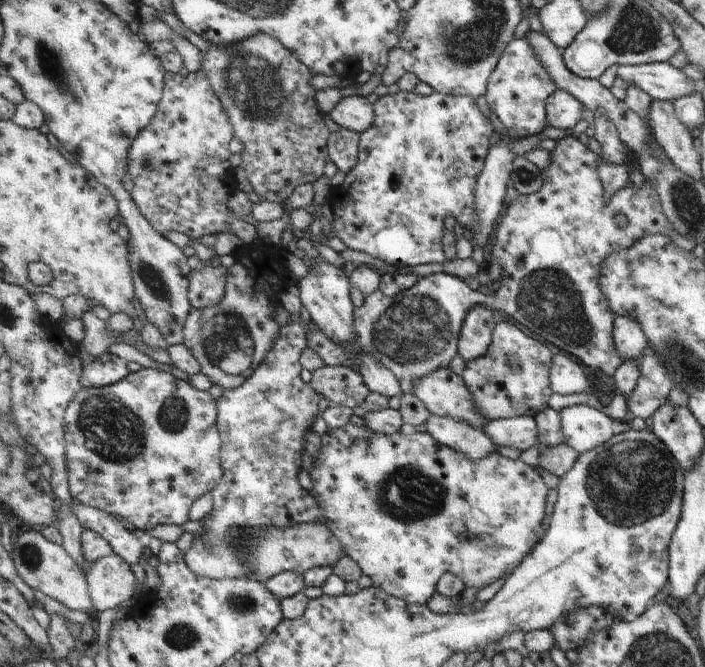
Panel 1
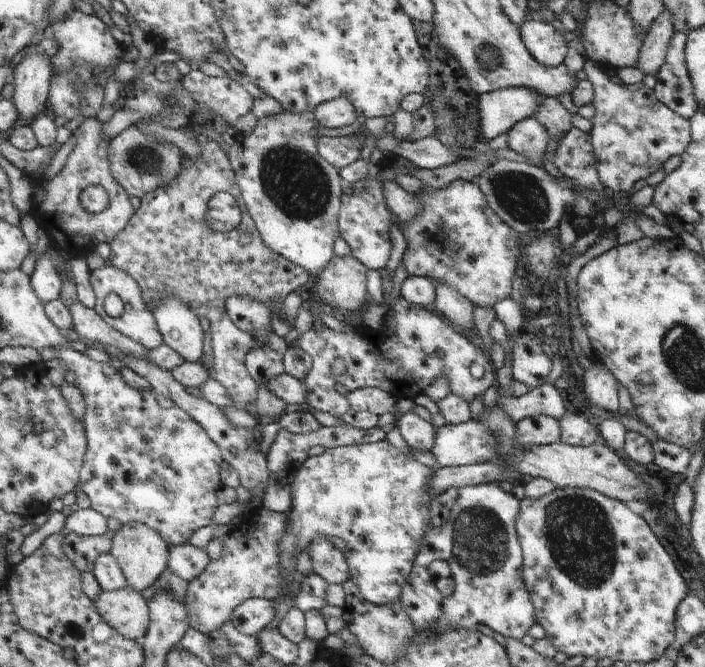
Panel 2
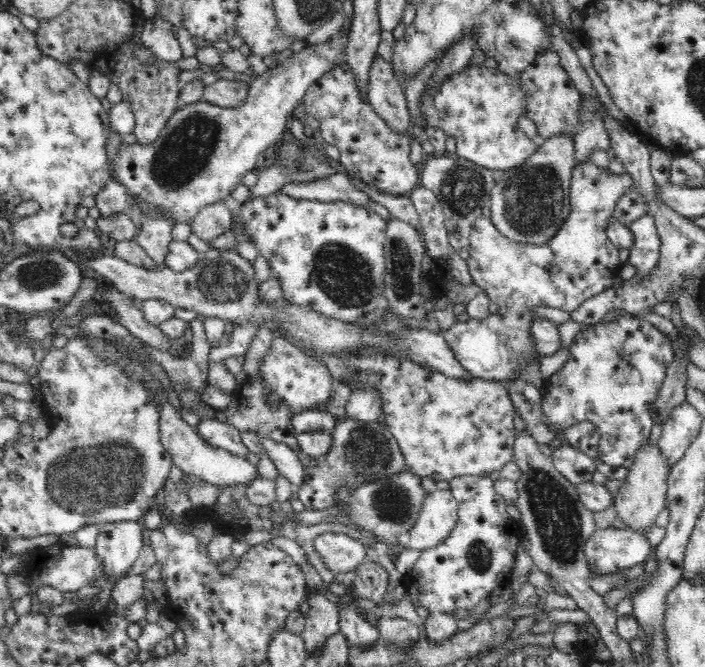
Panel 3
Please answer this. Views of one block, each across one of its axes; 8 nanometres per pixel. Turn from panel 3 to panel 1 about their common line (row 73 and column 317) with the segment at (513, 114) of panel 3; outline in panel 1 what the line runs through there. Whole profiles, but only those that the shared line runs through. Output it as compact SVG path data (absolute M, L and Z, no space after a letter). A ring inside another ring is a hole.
M349 424L341 430L327 430L327 434L323 434L323 446L325 448L321 452L321 458L313 466L313 472L311 472L311 478L315 482L315 490L311 494L321 502L325 516L327 516L327 526L333 530L333 534L337 534L337 538L341 538L341 544L347 546L347 556L355 558L361 564L363 572L373 580L375 588L381 588L387 594L401 598L409 604L427 606L433 600L433 596L439 592L437 586L445 574L459 576L469 588L483 588L483 586L503 578L505 574L515 570L525 556L531 554L531 550L539 544L541 536L545 534L545 526L547 526L545 502L547 502L549 490L541 482L537 468L523 464L521 460L509 460L509 458L501 456L499 452L493 452L481 460L473 460L465 452L459 452L455 448L449 448L449 446L437 442L437 438L433 438L433 434L429 434L429 432L415 432L409 436L399 432L399 434L387 436L387 434L379 434L379 432L371 430L367 424L363 424L363 426Z

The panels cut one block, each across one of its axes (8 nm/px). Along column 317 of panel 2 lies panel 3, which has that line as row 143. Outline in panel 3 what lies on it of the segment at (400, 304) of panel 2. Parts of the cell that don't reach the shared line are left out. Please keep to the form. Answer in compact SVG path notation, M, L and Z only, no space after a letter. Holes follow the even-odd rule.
M346 62L336 64L334 70L322 74L316 82L312 82L302 100L306 112L320 122L318 138L336 146L342 156L340 162L350 176L364 180L368 186L378 188L382 194L402 196L412 194L420 186L418 168L410 160L410 144L412 138L406 134L394 134L380 116L376 116L370 102L362 102L360 92L356 88L354 72Z

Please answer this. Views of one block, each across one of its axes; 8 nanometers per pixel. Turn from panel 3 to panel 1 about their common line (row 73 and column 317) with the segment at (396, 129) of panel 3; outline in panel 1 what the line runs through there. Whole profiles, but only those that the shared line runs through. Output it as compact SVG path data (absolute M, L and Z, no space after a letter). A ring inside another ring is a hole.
M325 366L313 374L311 386L331 404L337 406L363 406L367 396L371 394L371 388L367 386L363 374L355 368L347 366Z

